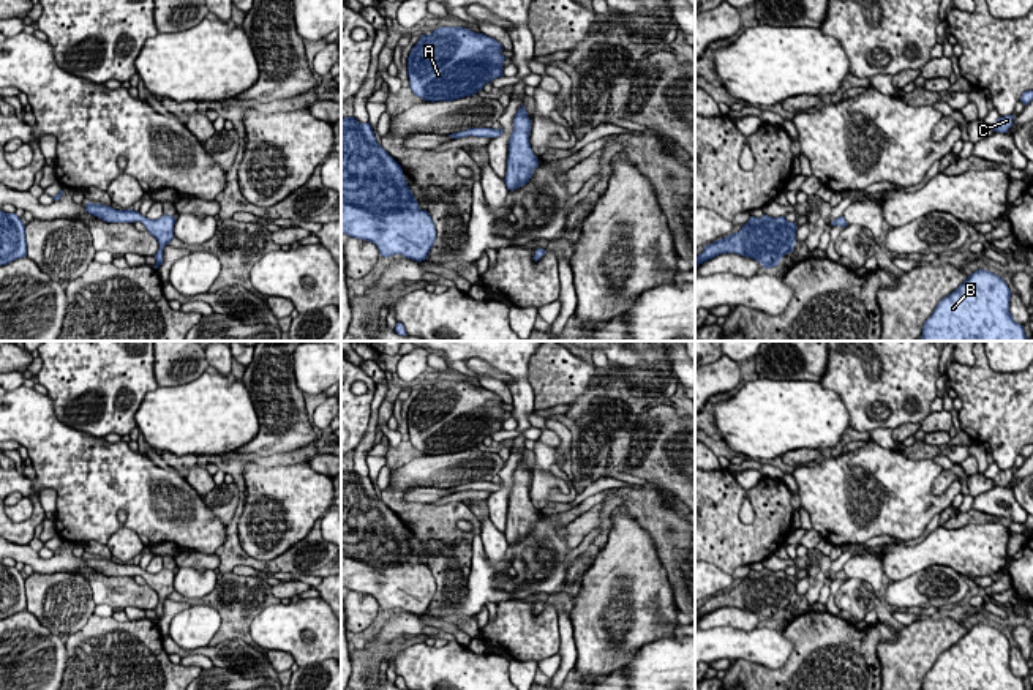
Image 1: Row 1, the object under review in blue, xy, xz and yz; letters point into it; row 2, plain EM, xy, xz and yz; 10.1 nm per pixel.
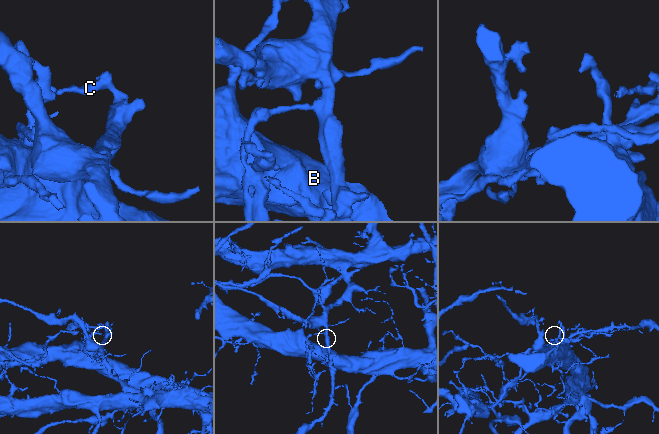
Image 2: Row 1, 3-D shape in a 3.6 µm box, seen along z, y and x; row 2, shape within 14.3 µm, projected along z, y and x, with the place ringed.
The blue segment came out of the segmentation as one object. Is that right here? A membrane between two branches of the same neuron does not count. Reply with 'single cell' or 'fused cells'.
fused cells

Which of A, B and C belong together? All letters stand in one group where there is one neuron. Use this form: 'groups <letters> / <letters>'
groups A C / B

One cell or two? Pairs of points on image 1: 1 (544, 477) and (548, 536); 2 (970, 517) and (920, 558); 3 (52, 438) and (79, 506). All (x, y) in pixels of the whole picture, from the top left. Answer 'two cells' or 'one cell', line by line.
1: one cell
2: two cells
3: one cell

